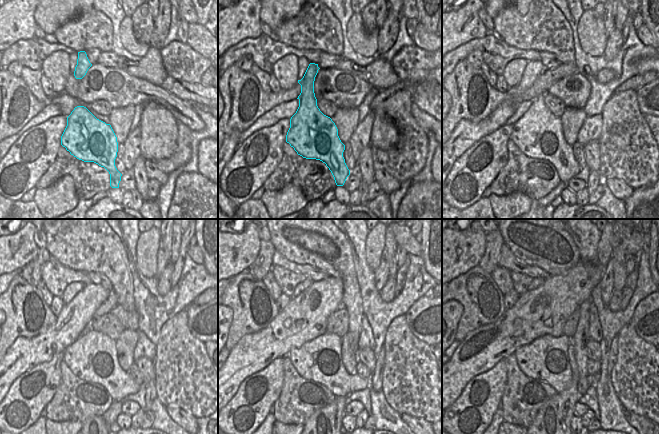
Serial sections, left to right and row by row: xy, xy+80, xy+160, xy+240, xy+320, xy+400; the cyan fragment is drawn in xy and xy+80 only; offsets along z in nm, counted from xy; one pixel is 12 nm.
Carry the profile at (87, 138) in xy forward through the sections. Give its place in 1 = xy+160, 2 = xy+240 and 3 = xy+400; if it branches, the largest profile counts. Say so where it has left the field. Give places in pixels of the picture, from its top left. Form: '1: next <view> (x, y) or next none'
1: next xy+160 (538, 134)
2: next xy+240 (92, 357)
3: next xy+400 (545, 359)

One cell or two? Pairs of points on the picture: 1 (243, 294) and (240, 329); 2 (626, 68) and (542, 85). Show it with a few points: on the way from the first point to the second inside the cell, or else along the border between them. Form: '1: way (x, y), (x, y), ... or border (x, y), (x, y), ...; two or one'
1: way (245, 303), (245, 320); one
2: border (574, 62), (578, 71); two

